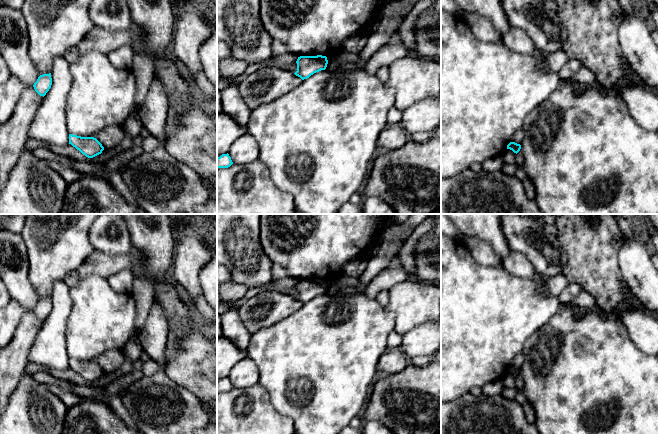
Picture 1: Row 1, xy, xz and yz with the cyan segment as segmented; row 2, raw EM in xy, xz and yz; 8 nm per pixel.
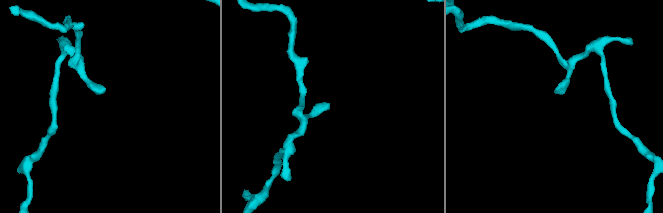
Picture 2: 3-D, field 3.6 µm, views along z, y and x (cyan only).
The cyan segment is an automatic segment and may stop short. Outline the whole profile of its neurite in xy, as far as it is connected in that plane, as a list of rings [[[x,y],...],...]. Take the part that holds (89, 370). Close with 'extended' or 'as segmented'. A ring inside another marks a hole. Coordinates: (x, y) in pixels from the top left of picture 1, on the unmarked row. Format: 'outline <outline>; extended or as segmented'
outline [[[69,358],[69,368],[88,382],[93,382],[104,374],[102,368],[94,361],[81,361]]]; as segmented

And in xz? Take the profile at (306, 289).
outline [[[300,280],[297,285],[297,295],[294,297],[302,304],[309,302],[316,296],[325,294],[328,288],[326,280]]]; as segmented

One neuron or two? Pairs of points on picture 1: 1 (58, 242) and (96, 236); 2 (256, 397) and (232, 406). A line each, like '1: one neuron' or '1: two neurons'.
1: two neurons
2: one neuron

